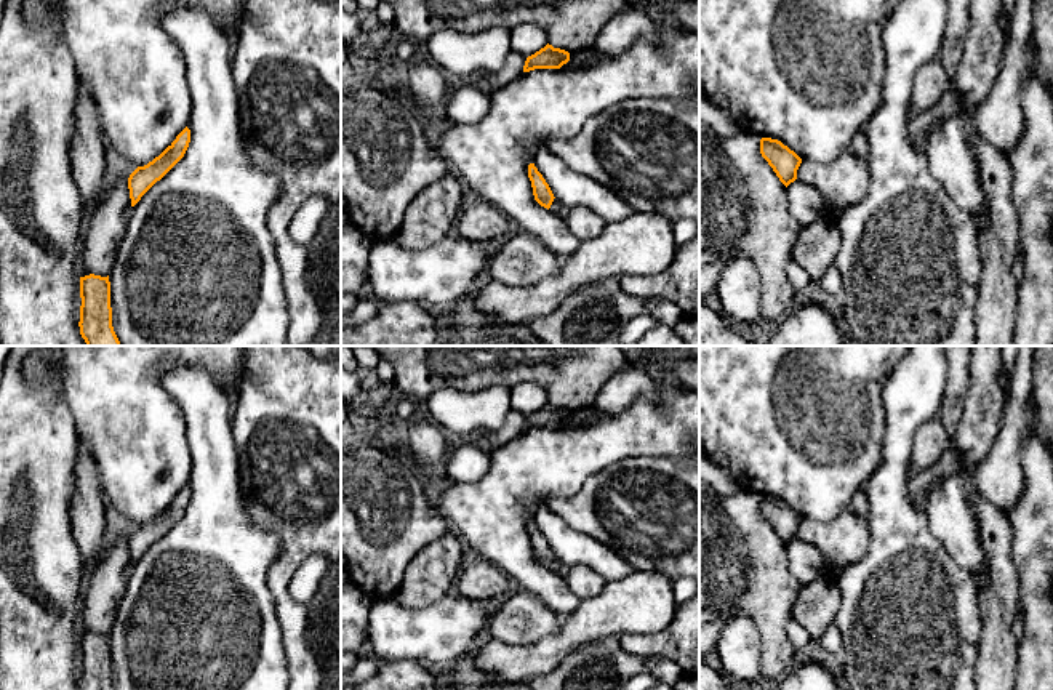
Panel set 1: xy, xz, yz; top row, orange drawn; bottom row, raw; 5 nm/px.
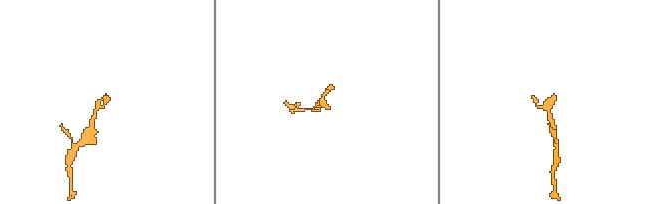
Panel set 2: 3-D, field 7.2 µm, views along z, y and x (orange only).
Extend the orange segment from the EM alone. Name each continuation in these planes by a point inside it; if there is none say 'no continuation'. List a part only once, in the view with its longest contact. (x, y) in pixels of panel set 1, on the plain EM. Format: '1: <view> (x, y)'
1: xz (557, 567)

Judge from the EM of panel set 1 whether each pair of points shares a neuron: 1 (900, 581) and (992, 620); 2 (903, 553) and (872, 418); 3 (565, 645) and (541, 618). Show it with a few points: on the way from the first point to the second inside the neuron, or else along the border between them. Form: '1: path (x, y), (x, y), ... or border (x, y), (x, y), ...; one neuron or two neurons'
1: border (976, 591), (981, 621), (978, 652); two neurons
2: border (885, 421), (882, 463), (864, 485); two neurons
3: border (562, 618), (562, 626), (557, 631), (520, 647); two neurons

